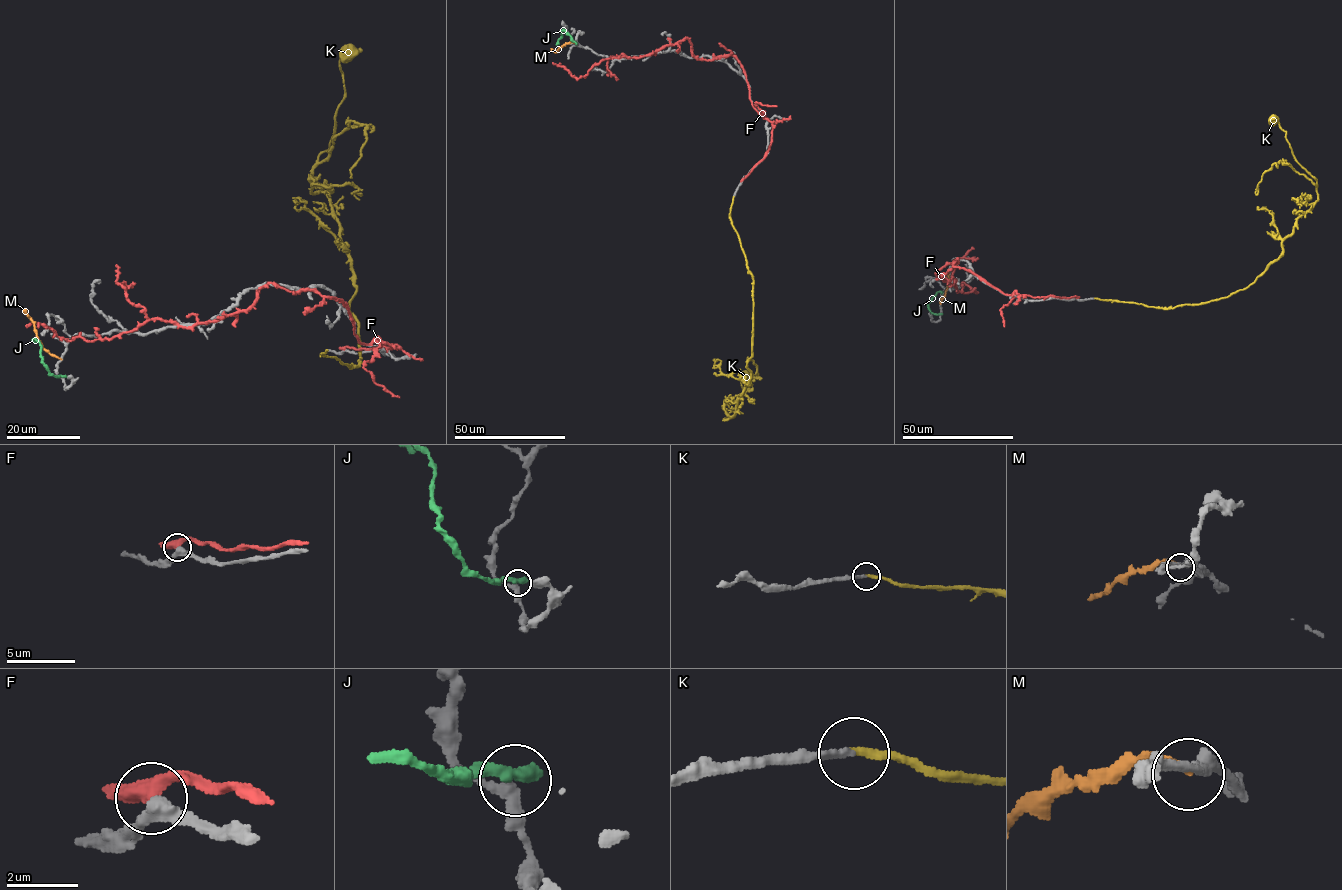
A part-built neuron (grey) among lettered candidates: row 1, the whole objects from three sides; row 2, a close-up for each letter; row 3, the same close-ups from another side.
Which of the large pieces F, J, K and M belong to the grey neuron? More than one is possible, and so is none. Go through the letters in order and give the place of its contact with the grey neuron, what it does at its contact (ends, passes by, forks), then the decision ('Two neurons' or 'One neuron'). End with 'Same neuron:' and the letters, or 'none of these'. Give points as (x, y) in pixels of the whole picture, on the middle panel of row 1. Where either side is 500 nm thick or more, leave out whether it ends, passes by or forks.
F: Touches grey at (743, 178). It passes by. Two neurons
J: Touches grey at (575, 42). Two neurons
K: Touches grey at (733, 197). It ends there. One neuron
M: Touches grey at (574, 43). It ends there. Two neurons
Same neuron: K

